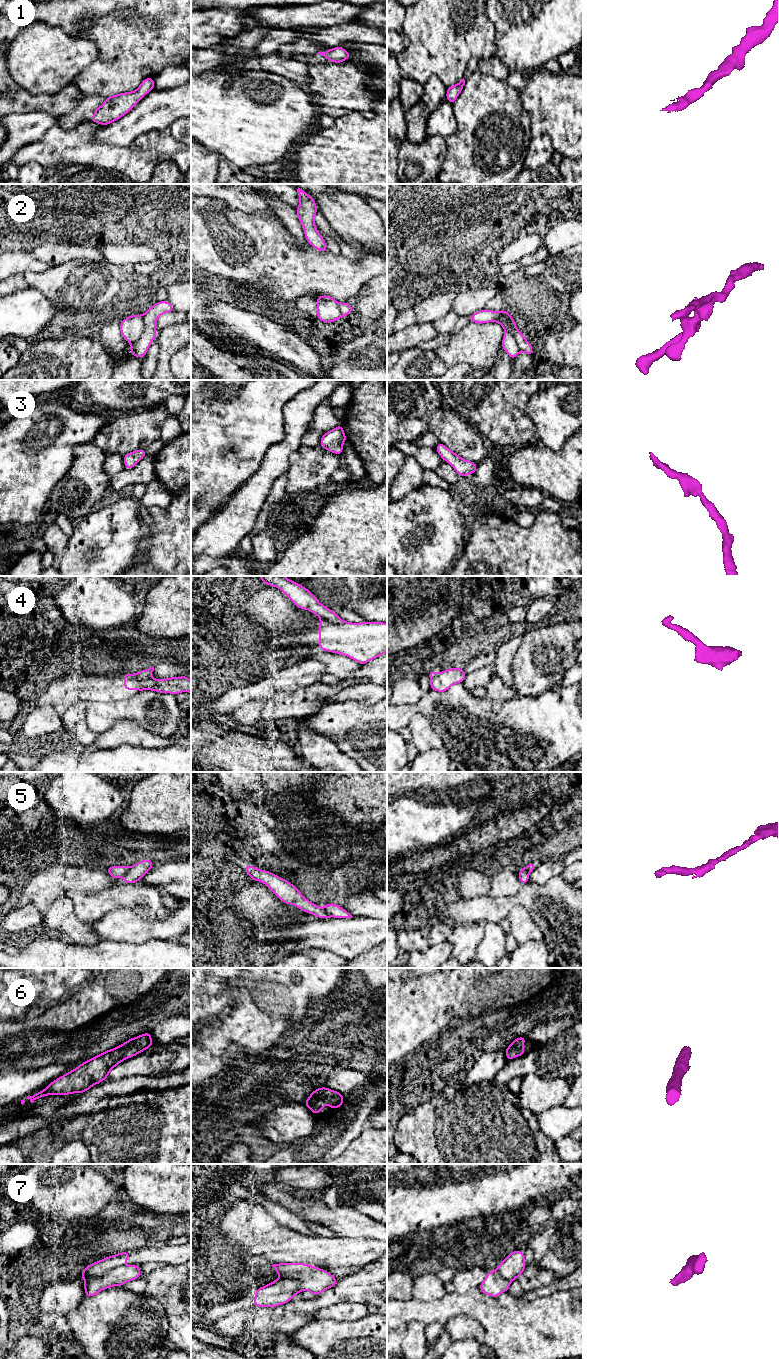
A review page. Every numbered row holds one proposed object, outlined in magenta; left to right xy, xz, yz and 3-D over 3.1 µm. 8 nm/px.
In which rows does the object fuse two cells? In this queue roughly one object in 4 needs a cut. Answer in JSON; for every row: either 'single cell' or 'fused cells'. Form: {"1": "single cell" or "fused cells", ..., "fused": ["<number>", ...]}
{"1": "single cell", "2": "fused cells", "3": "single cell", "4": "fused cells", "5": "single cell", "6": "single cell", "7": "fused cells", "fused": ["2", "4", "7"]}

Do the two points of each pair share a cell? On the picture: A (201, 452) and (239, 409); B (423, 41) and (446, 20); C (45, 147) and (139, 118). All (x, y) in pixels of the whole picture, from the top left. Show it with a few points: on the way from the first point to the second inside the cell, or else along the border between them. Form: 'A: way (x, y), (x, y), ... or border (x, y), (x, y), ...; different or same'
A: way (212, 441), (221, 432), (221, 426), (228, 420); same
B: way (429, 37), (440, 26); same
C: border (92, 137), (96, 142), (116, 145); different

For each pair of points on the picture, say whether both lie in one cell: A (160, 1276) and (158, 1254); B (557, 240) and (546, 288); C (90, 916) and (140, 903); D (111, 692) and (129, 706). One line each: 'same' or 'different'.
A: different
B: different
C: same
D: different

